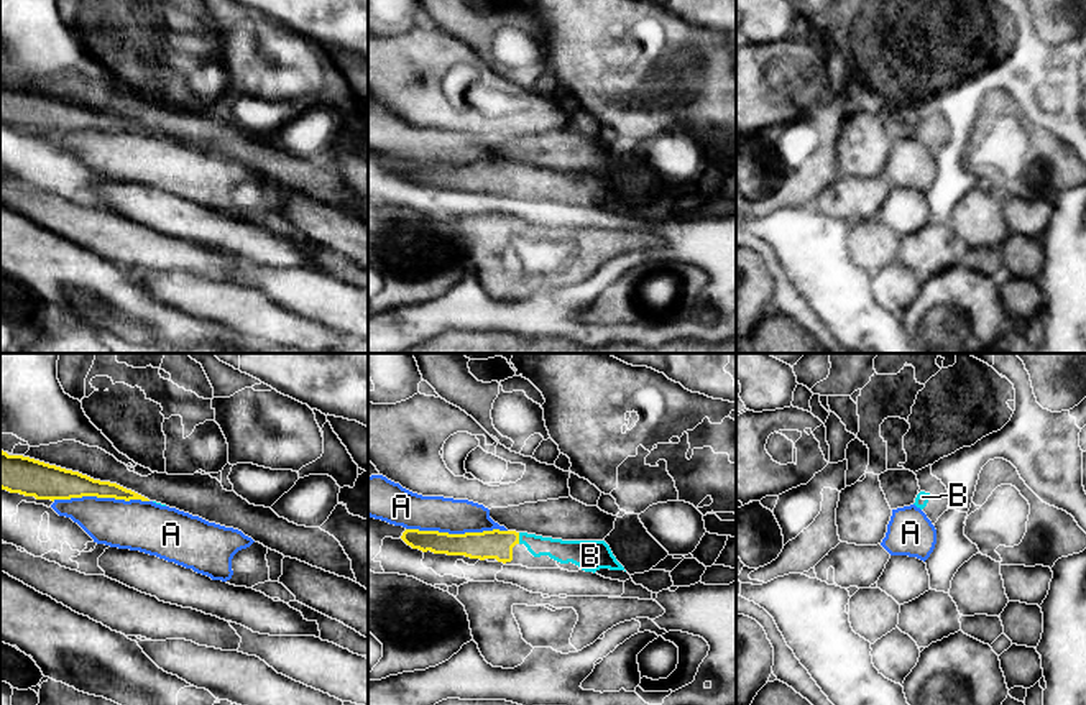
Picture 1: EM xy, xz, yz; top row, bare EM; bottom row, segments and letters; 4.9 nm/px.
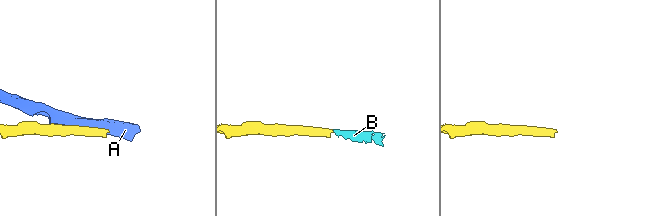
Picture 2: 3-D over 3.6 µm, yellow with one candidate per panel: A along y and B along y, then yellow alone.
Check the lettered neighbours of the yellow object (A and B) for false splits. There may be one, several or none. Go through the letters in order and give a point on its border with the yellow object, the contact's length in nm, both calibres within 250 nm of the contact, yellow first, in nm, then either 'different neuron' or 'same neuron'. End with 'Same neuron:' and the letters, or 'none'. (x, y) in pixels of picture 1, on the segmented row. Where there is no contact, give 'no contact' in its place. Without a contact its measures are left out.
A: xz (457, 534) | 500 nm | 140/180 nm | different neuron
B: xz (518, 538) | 60 nm | 140/110 nm | same neuron
Same neuron: B

